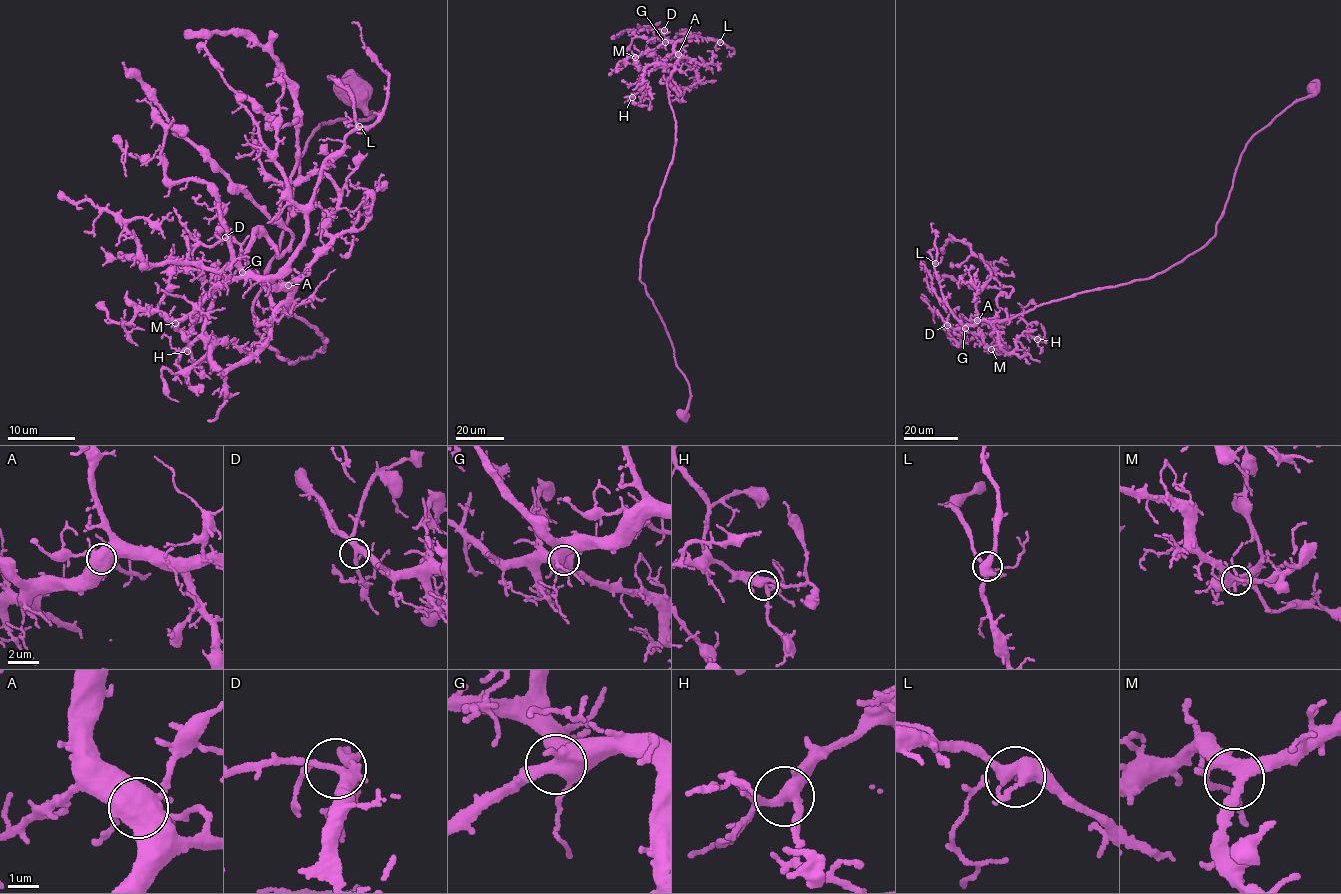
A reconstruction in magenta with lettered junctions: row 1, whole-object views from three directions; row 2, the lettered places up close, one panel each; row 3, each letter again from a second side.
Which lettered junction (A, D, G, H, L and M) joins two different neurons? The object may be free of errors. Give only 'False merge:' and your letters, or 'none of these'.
False merge: none of these

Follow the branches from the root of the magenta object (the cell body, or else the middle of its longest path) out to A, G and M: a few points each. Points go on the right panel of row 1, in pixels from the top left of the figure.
A: (1315, 89), (1247, 143), (1215, 236), (1203, 247), (1148, 278), (1051, 300), (1006, 320), (977, 320)
G: (1315, 89), (1247, 143), (1215, 236), (1203, 247), (1148, 278), (1051, 300), (1006, 320), (976, 320), (965, 328)
M: (1315, 89), (1247, 143), (1215, 236), (1207, 244), (1148, 278), (964, 327), (991, 349)

